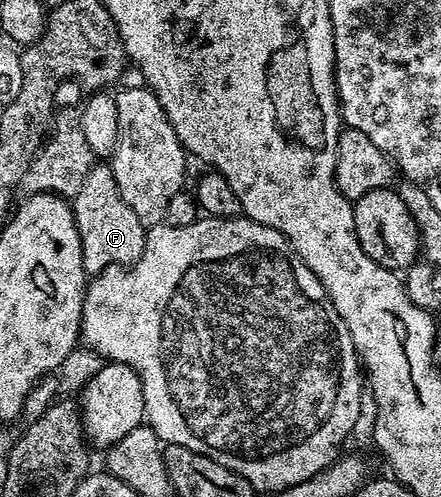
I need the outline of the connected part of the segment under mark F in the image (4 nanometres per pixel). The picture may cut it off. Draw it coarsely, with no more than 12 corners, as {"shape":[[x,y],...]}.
{"shape":[[108,163],[71,198],[86,273],[128,266],[147,225]]}

